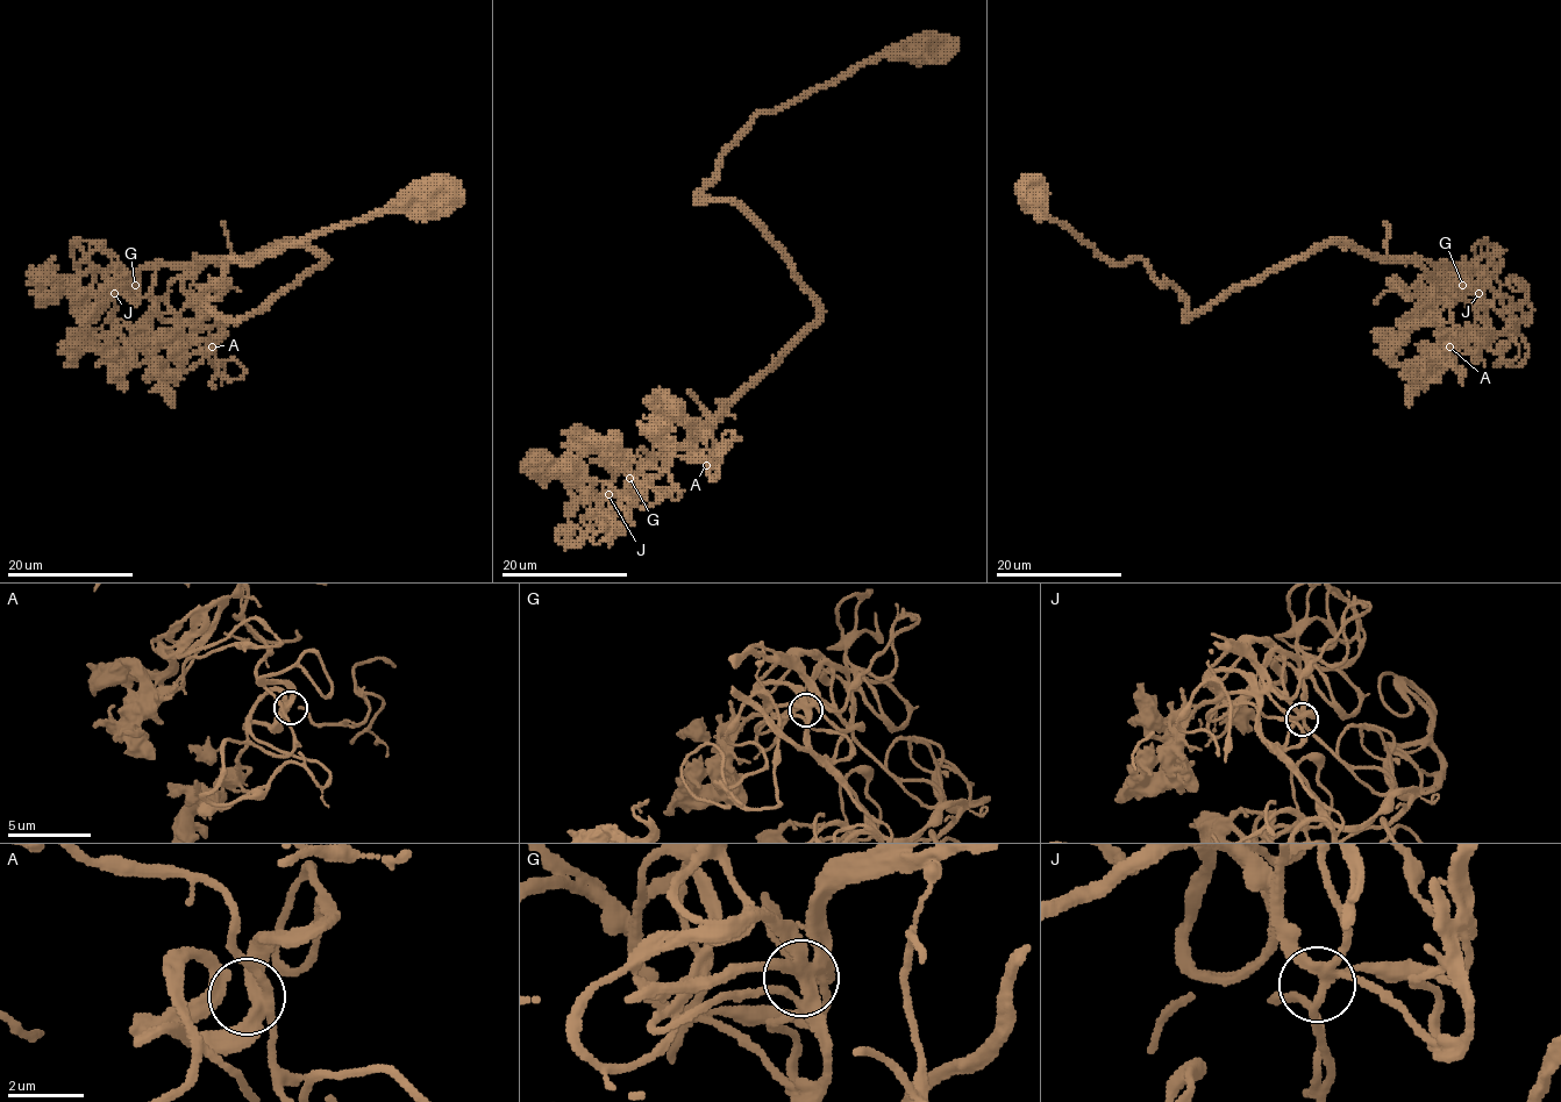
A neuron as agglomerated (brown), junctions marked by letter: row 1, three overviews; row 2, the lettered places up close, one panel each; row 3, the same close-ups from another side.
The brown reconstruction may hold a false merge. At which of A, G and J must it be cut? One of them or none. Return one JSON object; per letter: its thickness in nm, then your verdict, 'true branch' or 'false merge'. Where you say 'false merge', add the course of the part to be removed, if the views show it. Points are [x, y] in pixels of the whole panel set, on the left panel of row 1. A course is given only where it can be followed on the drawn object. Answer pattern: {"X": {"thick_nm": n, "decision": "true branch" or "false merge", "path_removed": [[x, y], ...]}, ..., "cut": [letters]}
{"A": {"thick_nm": 320, "decision": "true branch"}, "G": {"thick_nm": 320, "decision": "true branch"}, "J": {"thick_nm": 280, "decision": "true branch"}, "cut": []}

